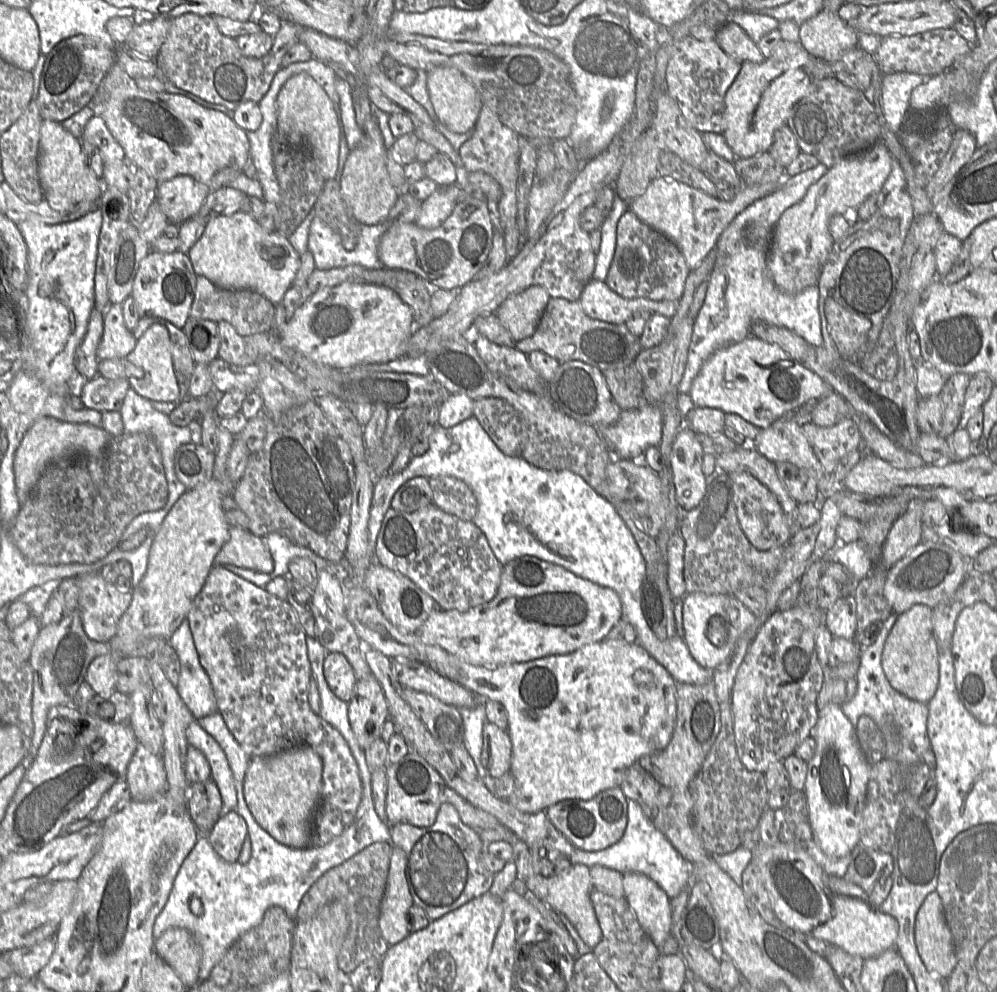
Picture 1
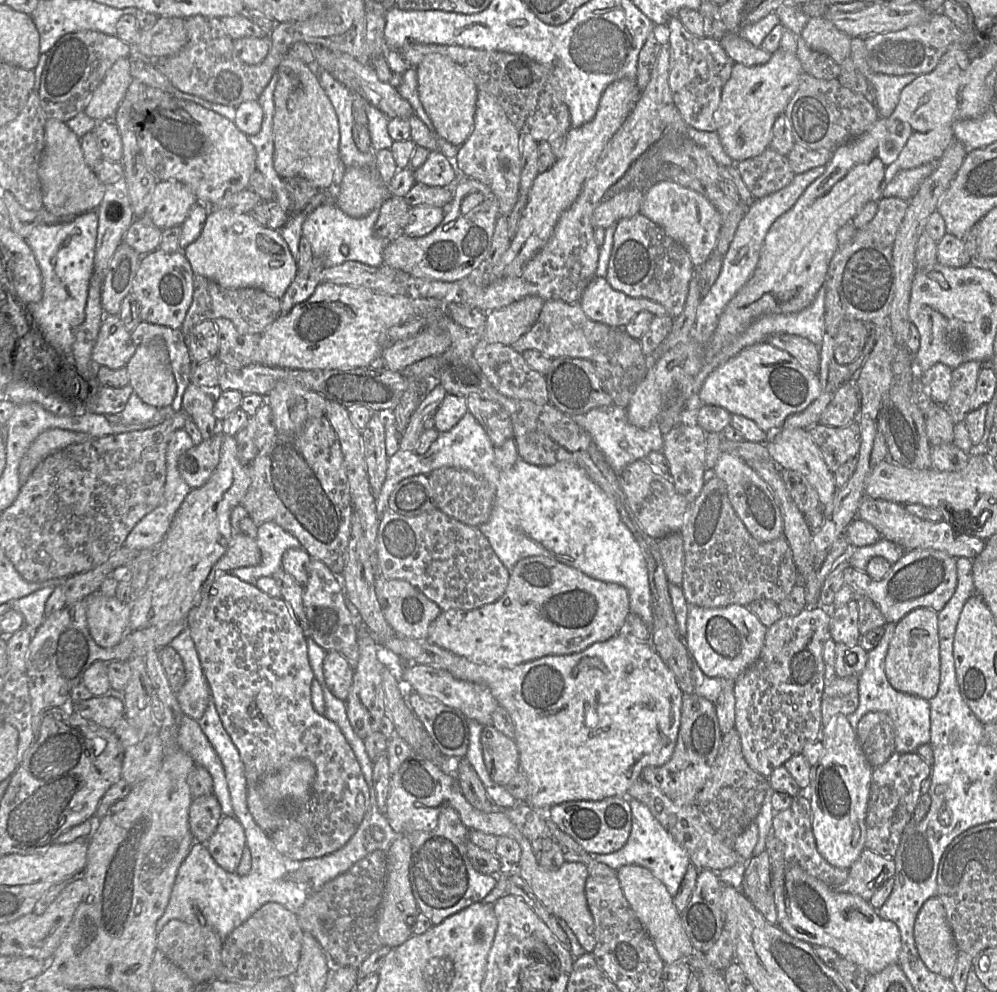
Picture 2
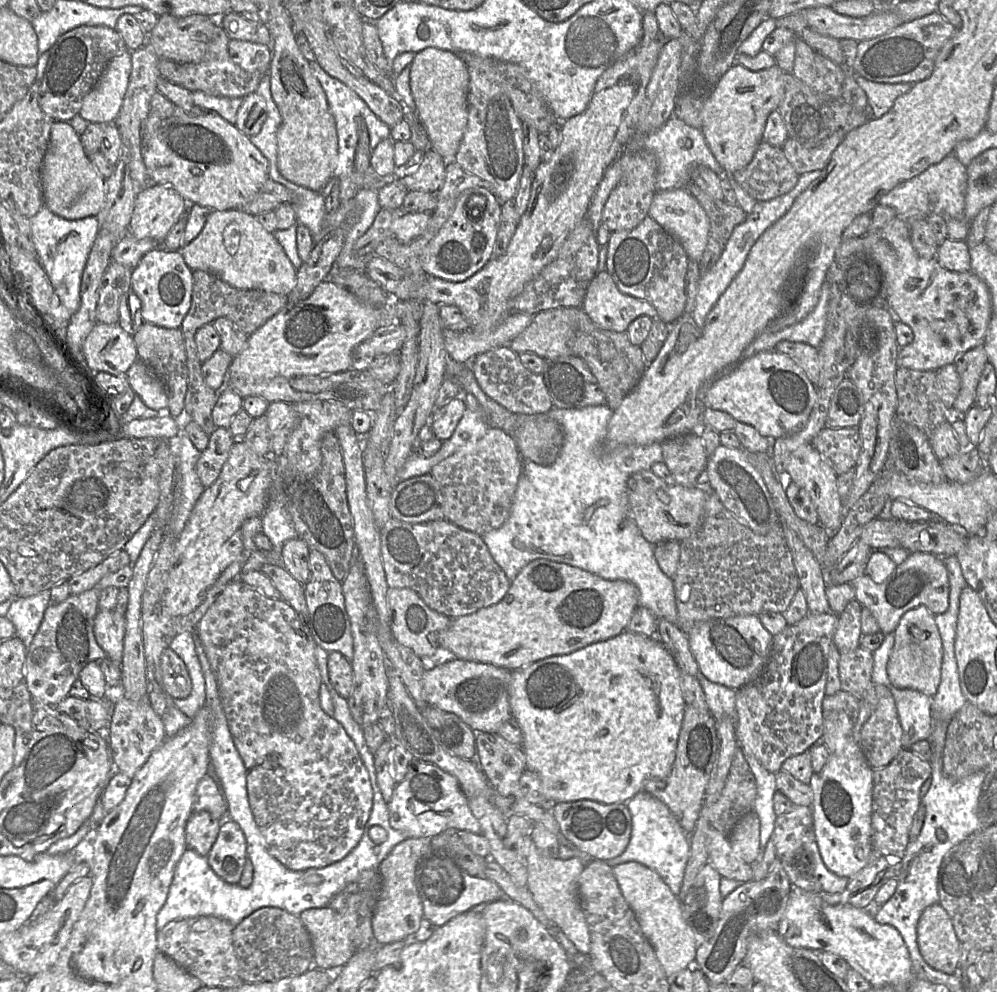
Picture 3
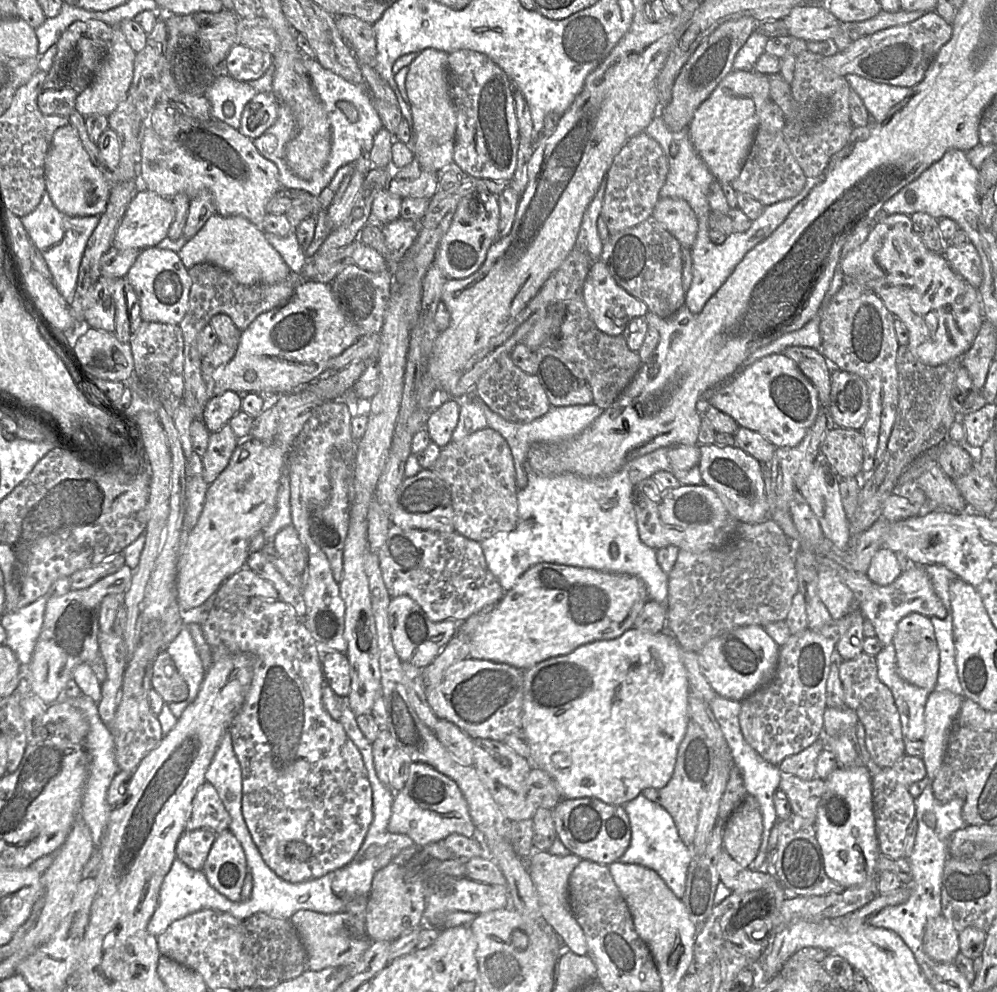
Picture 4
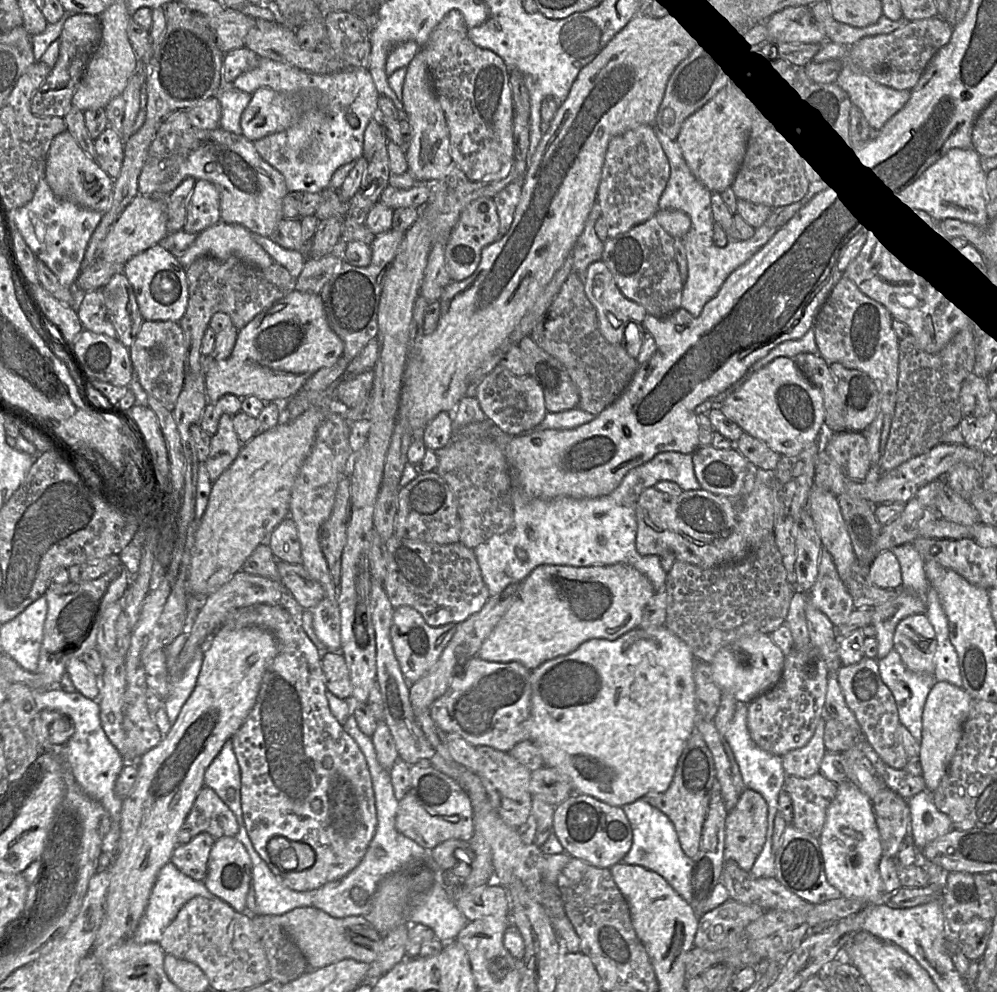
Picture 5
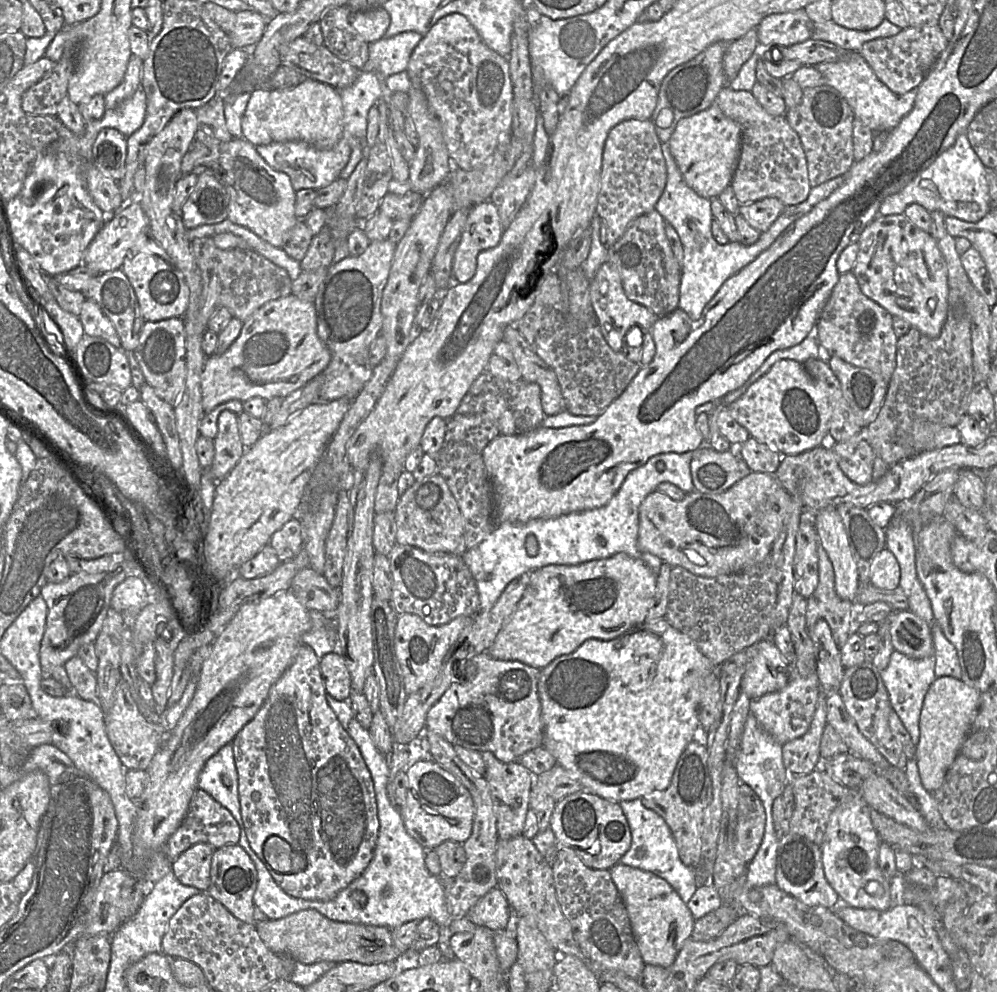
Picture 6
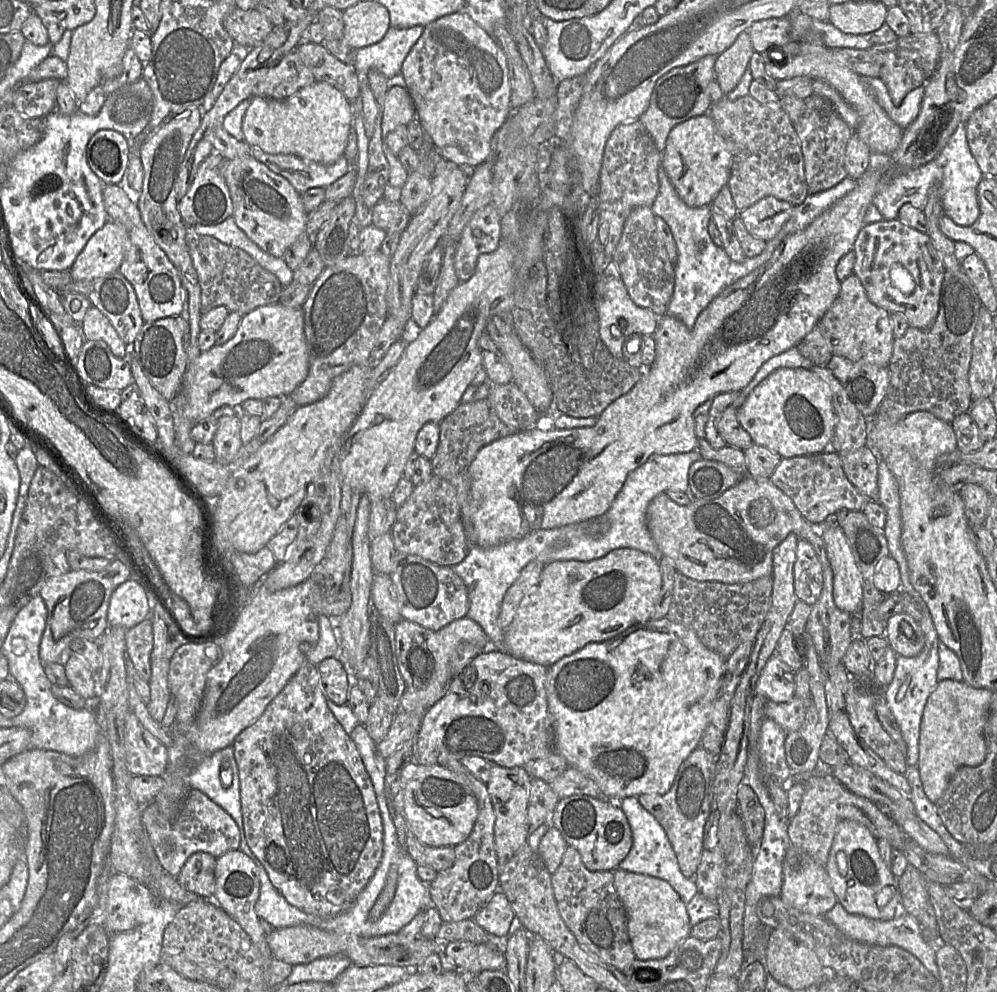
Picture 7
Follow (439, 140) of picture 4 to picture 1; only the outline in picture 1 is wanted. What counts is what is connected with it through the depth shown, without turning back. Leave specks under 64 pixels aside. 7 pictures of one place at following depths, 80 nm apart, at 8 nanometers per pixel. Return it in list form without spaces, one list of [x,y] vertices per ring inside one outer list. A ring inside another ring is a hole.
[[[435,67],[427,71],[427,89],[434,111],[447,129],[461,134],[474,128],[483,104],[478,91],[463,73],[453,67]]]

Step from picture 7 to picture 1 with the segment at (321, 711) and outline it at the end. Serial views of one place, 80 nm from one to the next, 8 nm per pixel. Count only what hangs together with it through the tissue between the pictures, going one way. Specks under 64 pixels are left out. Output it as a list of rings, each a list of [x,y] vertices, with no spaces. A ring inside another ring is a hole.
[[[214,565],[194,598],[186,619],[200,663],[210,678],[218,712],[248,757],[271,756],[305,745],[320,756],[323,763],[322,793],[313,818],[310,847],[324,846],[341,835],[353,822],[362,798],[360,773],[341,733],[310,707],[308,696],[312,671],[306,634],[293,607],[286,600],[270,594],[224,566]]]

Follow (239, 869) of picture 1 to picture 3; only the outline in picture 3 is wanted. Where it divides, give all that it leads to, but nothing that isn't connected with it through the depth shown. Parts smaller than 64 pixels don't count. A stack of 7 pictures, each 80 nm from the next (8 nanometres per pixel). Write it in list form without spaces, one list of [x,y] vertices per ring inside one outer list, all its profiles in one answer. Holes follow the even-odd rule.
[[[316,645],[315,658],[321,680],[327,687],[334,706],[332,717],[343,726],[355,744],[368,771],[373,791],[371,813],[359,843],[342,860],[326,867],[309,868],[303,871],[293,871],[286,868],[270,855],[266,840],[254,820],[248,803],[245,770],[245,773],[242,773],[242,794],[240,794],[239,809],[235,806],[234,799],[231,799],[231,797],[224,798],[227,804],[228,818],[239,825],[245,836],[247,857],[253,865],[251,885],[248,888],[242,888],[239,884],[229,884],[223,881],[209,866],[207,856],[201,856],[193,849],[187,848],[175,868],[167,899],[156,916],[157,930],[161,930],[166,924],[174,920],[199,916],[215,916],[227,920],[232,925],[238,925],[250,914],[263,907],[280,908],[297,916],[307,909],[327,907],[330,900],[348,884],[355,881],[363,871],[378,869],[391,850],[407,838],[407,834],[394,830],[389,824],[388,803],[384,800],[376,781],[374,754],[366,744],[362,728],[351,716],[347,699],[340,696],[331,685],[327,670],[328,653]],[[374,825],[381,826],[387,832],[385,841],[380,844],[373,842],[369,836],[369,830]]]

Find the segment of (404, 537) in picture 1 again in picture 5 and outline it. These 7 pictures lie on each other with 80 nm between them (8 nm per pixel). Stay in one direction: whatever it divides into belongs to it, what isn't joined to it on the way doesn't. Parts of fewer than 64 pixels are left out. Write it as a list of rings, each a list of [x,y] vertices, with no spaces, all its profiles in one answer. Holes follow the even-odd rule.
[[[395,534],[385,542],[388,552],[387,574],[383,581],[385,592],[393,608],[410,606],[417,610],[431,627],[448,623],[459,624],[479,612],[490,598],[483,581],[474,550],[461,542],[439,545],[417,540],[398,538]]]

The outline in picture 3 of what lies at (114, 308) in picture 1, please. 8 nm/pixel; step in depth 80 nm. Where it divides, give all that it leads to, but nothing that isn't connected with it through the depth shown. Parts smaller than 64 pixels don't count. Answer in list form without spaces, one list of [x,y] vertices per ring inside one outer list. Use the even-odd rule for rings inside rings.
[[[97,322],[82,346],[82,361],[90,372],[125,374],[137,359],[132,336],[118,323]]]

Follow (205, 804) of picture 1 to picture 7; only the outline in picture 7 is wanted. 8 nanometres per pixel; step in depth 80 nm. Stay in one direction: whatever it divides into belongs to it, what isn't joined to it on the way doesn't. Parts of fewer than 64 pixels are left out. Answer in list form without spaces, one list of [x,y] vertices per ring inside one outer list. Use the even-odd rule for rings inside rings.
[[[206,852],[192,854],[176,877],[188,891],[203,899],[212,899],[215,892],[216,858]]]

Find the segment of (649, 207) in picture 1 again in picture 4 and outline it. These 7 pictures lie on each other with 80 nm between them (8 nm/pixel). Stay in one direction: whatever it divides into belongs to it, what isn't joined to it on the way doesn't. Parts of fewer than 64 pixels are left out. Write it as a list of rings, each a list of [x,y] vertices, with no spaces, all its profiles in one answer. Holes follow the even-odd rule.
[[[660,197],[652,217],[662,224],[681,246],[692,247],[697,235],[698,221],[688,202],[680,198]]]

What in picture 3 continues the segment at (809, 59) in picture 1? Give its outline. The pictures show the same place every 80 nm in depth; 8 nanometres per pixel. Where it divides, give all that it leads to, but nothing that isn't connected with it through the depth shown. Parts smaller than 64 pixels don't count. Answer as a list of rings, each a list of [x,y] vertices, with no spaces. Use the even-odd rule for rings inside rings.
[[[734,63],[713,86],[702,108],[700,130],[725,175],[733,175],[751,162],[763,140],[768,116],[783,101],[784,73],[777,64],[768,69],[751,71]]]

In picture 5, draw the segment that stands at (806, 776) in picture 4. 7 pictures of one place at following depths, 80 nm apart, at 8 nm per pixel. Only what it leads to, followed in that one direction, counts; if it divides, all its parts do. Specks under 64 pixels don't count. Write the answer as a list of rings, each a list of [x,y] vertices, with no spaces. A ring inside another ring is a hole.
[[[827,713],[822,717],[816,727],[811,740],[802,748],[786,753],[782,757],[782,765],[787,776],[810,778],[820,770],[826,748],[824,745],[824,730]]]

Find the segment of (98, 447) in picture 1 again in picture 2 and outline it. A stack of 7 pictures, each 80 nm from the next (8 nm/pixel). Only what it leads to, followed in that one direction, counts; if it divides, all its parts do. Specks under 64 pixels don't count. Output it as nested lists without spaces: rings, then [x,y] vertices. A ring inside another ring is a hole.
[[[60,428],[43,431],[31,443],[20,461],[18,470],[20,484],[27,482],[34,469],[47,455],[88,439],[91,437],[85,433]]]

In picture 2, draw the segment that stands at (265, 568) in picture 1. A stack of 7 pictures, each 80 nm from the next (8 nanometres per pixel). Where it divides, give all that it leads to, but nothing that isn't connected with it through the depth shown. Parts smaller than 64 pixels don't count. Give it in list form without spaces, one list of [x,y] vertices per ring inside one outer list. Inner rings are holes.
[[[233,533],[225,554],[216,562],[202,586],[202,595],[208,594],[211,583],[223,573],[240,567],[257,566],[261,562],[261,551],[256,539],[244,533]]]

